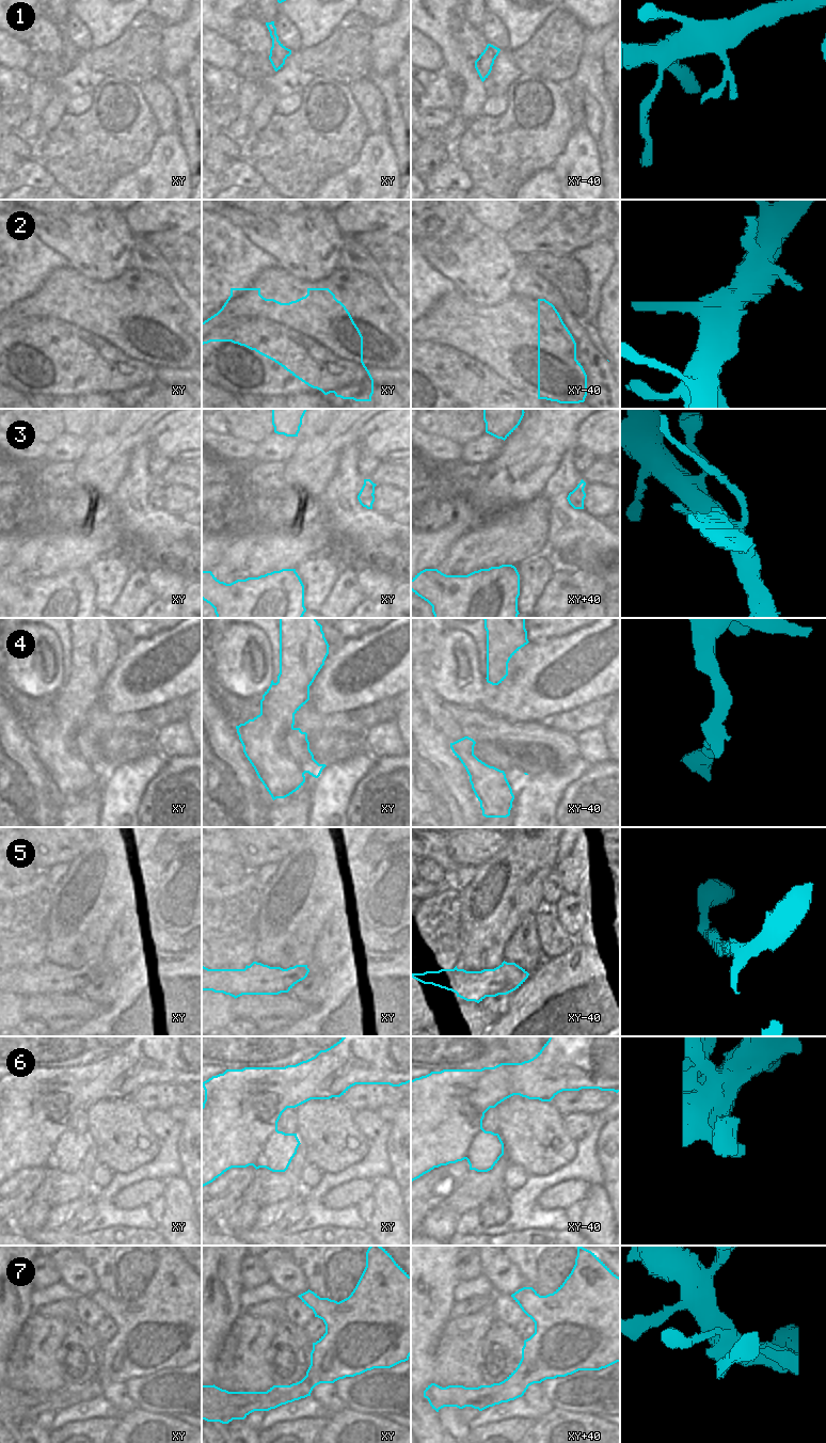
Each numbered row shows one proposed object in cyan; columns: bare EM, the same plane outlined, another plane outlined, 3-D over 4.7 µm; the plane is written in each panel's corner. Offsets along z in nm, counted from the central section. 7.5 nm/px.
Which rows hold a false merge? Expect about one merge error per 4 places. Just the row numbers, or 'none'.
3, 4

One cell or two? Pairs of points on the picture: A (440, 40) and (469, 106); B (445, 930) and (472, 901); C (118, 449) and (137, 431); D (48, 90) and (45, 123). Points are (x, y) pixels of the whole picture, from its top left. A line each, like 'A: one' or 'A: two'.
A: one
B: two
C: one
D: two

